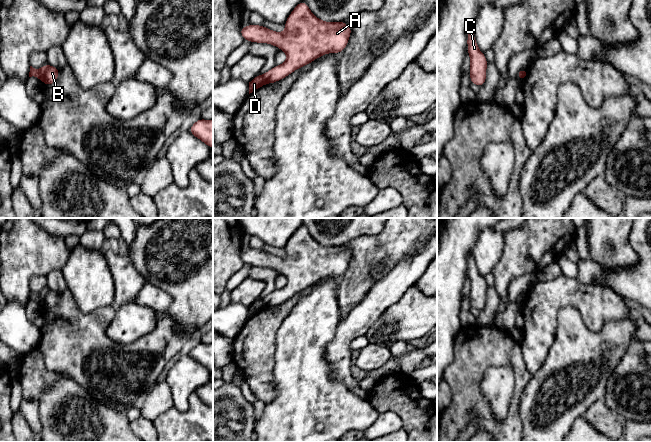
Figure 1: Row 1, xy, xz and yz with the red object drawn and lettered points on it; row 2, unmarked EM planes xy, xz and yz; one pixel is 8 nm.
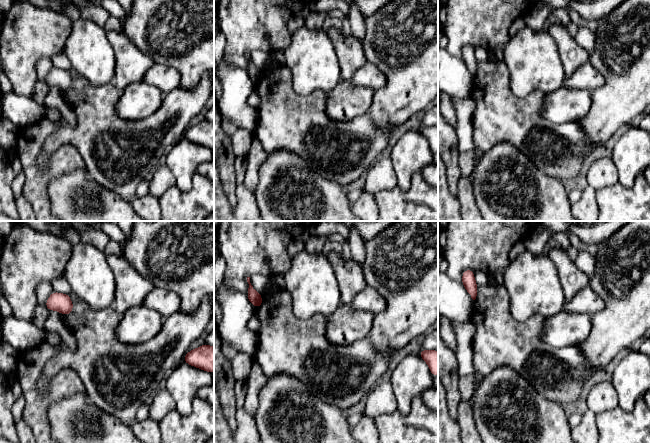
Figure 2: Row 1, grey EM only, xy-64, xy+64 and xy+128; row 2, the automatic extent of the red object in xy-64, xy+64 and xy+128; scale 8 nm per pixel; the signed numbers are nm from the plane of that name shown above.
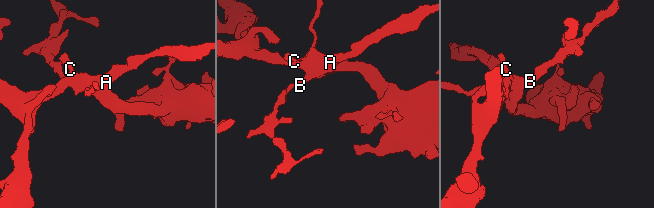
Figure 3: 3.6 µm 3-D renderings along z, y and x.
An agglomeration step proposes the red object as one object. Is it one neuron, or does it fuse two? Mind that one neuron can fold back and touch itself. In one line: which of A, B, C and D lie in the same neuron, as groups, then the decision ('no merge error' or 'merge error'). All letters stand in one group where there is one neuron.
groups A B C / D; merge error

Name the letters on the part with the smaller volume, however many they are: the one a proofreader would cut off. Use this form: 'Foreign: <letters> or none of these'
Foreign: D

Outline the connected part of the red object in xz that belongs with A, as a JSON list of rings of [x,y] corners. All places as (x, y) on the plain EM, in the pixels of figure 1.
[[[304,224],[294,232],[284,248],[286,254],[283,257],[254,248],[240,252],[244,264],[268,267],[287,278],[287,284],[282,289],[276,289],[263,299],[266,308],[275,307],[285,302],[300,291],[310,288],[313,284],[327,277],[341,277],[346,272],[352,255],[351,250],[346,249],[343,245],[324,246],[318,243],[312,238]]]

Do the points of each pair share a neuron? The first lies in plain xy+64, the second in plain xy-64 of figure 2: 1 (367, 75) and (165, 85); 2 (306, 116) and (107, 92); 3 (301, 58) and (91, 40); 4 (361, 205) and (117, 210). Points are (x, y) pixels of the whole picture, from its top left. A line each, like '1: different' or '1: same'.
1: same
2: same
3: same
4: different

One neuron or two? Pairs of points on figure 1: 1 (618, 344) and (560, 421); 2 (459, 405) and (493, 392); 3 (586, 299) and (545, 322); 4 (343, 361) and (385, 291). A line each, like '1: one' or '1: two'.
1: one
2: two
3: one
4: one

